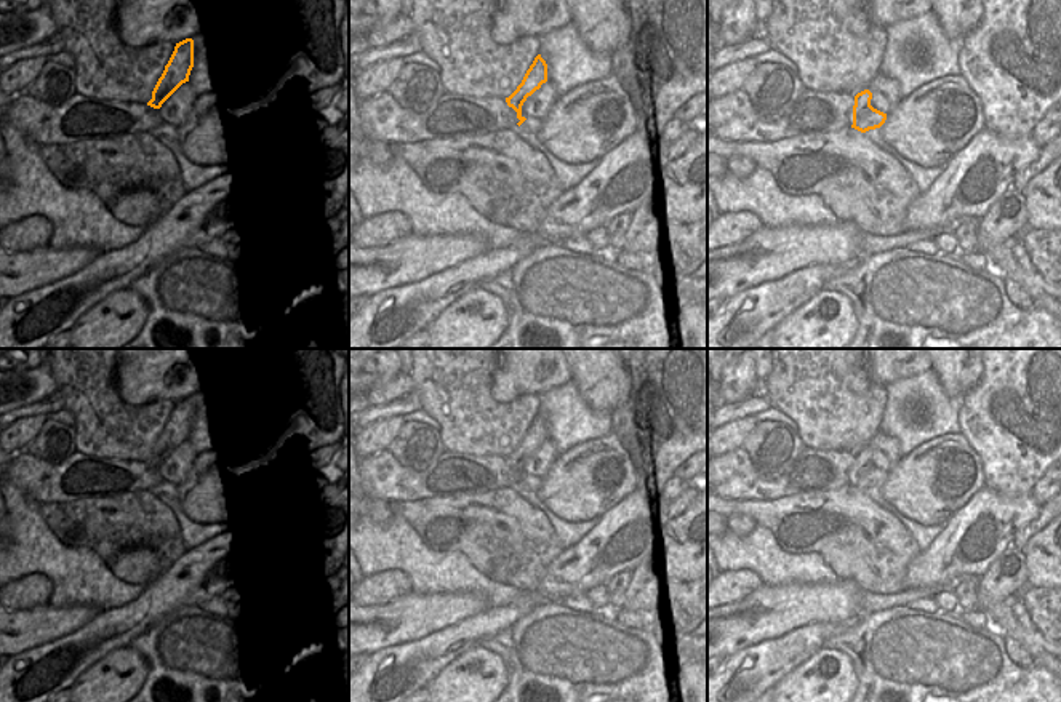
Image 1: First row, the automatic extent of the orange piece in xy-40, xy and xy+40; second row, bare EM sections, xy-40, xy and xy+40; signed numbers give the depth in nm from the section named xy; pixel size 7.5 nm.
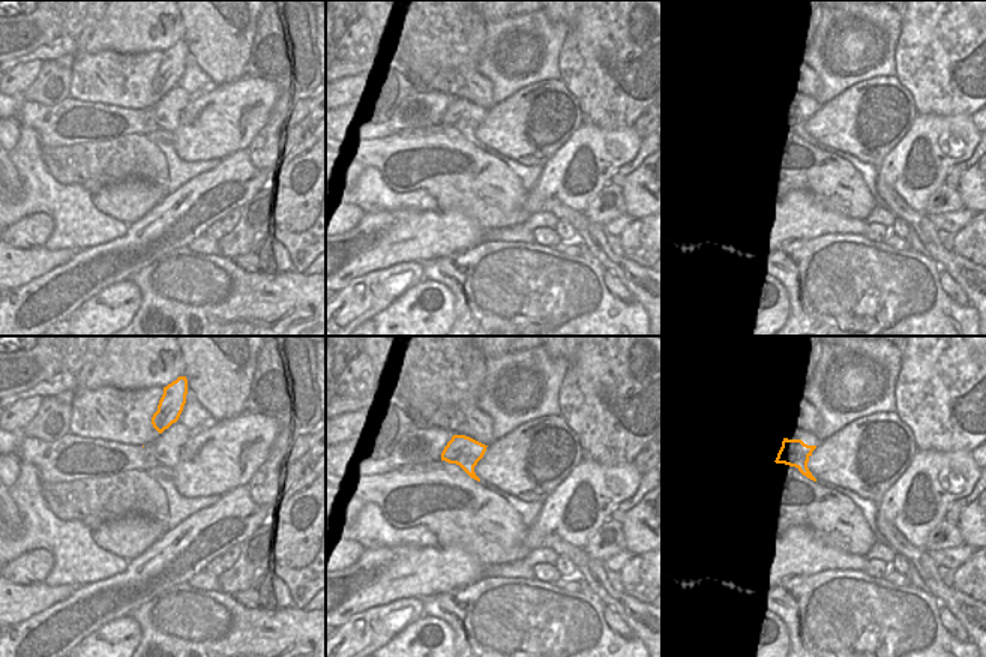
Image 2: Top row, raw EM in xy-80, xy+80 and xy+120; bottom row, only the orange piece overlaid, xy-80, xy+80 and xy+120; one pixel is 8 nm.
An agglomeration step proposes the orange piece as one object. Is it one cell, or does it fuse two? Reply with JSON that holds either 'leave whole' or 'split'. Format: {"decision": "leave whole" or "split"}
{"decision": "leave whole"}

